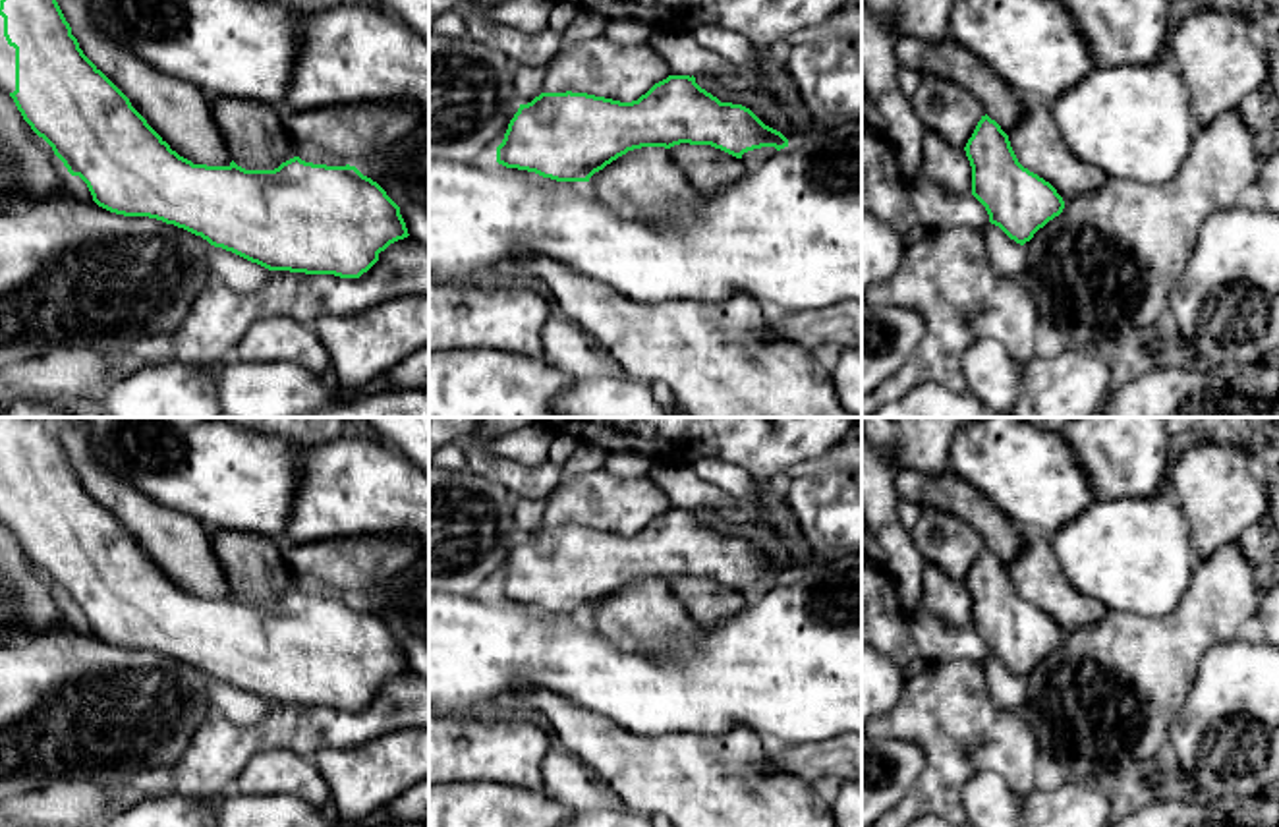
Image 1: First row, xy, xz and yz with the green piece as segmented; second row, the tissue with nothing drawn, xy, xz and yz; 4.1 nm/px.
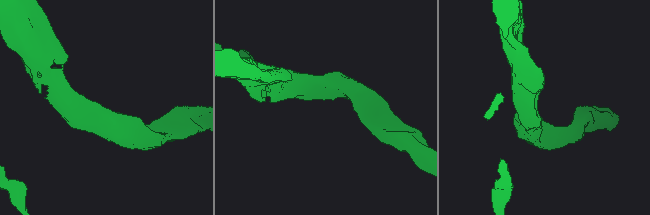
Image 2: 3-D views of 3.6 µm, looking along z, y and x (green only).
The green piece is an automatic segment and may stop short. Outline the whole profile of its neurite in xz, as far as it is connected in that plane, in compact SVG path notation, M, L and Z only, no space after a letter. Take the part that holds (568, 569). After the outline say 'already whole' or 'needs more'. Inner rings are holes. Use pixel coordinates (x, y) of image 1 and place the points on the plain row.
M668 508L632 535L587 526L541 526L520 537L497 580L497 595L506 601L535 605L556 614L589 614L607 597L641 580L670 582L680 576L711 578L736 591L744 585L788 580L788 572L765 558L750 541L721 535L696 516L692 508Z; already whole

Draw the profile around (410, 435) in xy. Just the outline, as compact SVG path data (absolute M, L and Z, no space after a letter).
M361 417L377 437L429 475L429 417Z

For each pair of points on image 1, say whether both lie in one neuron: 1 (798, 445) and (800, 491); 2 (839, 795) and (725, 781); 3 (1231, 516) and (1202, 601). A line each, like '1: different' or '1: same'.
1: different
2: different
3: different

